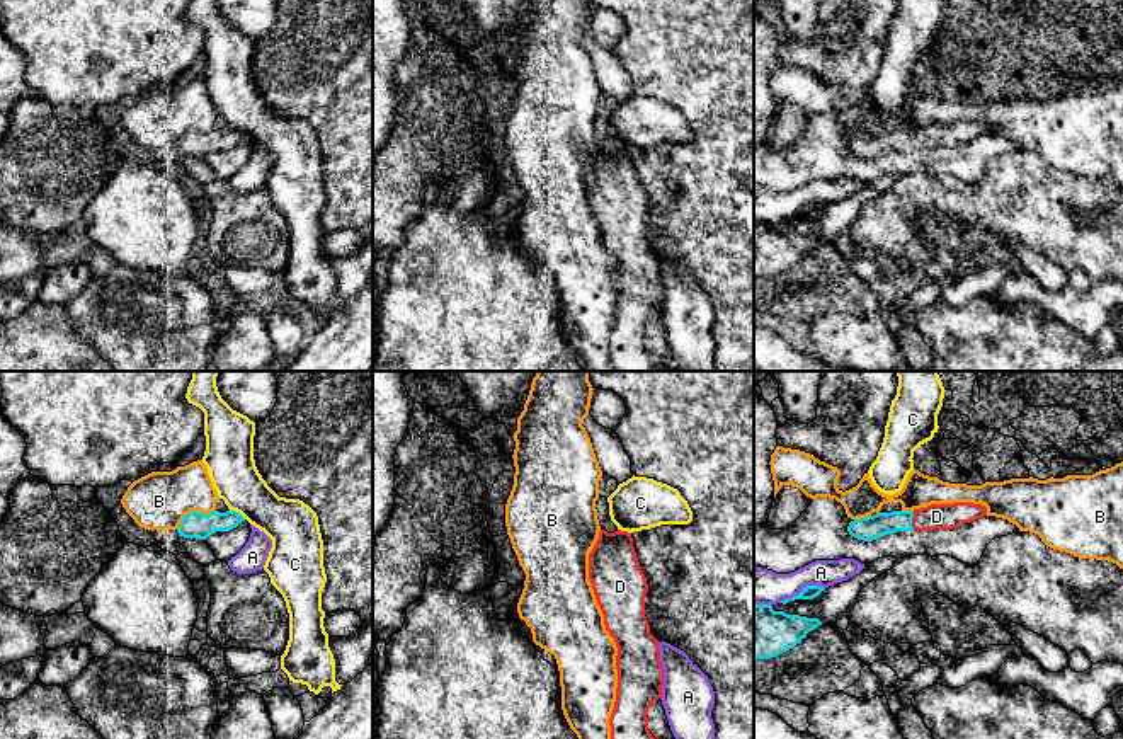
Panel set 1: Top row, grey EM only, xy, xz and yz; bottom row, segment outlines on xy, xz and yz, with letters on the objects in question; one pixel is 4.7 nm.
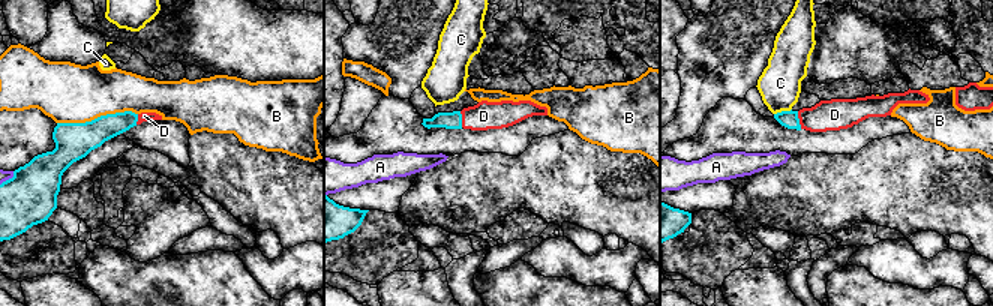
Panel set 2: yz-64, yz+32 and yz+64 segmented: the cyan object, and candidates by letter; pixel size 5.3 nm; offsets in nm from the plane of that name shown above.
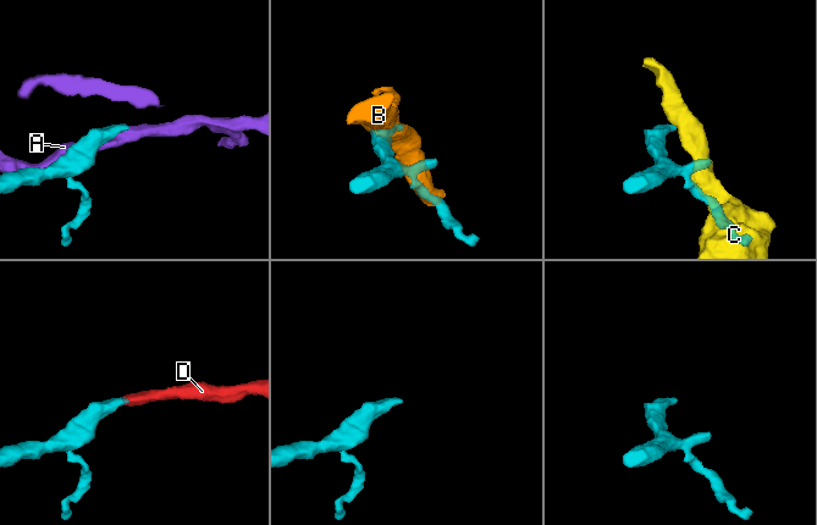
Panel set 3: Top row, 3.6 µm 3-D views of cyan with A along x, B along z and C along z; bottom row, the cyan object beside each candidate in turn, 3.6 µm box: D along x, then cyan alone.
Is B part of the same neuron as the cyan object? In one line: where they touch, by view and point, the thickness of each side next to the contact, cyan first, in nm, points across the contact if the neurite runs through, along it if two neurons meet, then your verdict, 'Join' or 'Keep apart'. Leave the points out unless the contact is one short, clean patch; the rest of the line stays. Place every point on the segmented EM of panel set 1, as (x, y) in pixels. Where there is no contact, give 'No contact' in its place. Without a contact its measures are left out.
Touches cyan at xy (193, 511). Thickness 130 nm (cyan) against 280 nm. Keep apart

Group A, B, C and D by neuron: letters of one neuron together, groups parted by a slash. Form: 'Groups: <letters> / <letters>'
Groups: A / B / C / D

